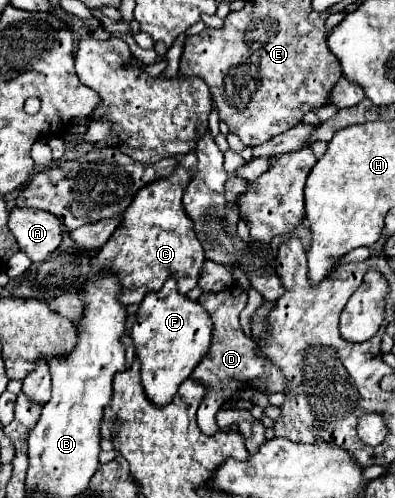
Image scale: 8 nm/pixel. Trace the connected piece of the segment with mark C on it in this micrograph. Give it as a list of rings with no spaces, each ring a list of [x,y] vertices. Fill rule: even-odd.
[[[177,167],[175,175],[143,187],[123,213],[123,223],[97,251],[97,269],[113,273],[121,281],[123,291],[119,293],[119,301],[123,305],[139,303],[145,293],[159,291],[169,277],[177,281],[179,293],[183,295],[197,285],[205,257],[203,247],[193,233],[193,223],[181,203],[183,187],[187,187],[189,181],[189,173],[183,167]]]

